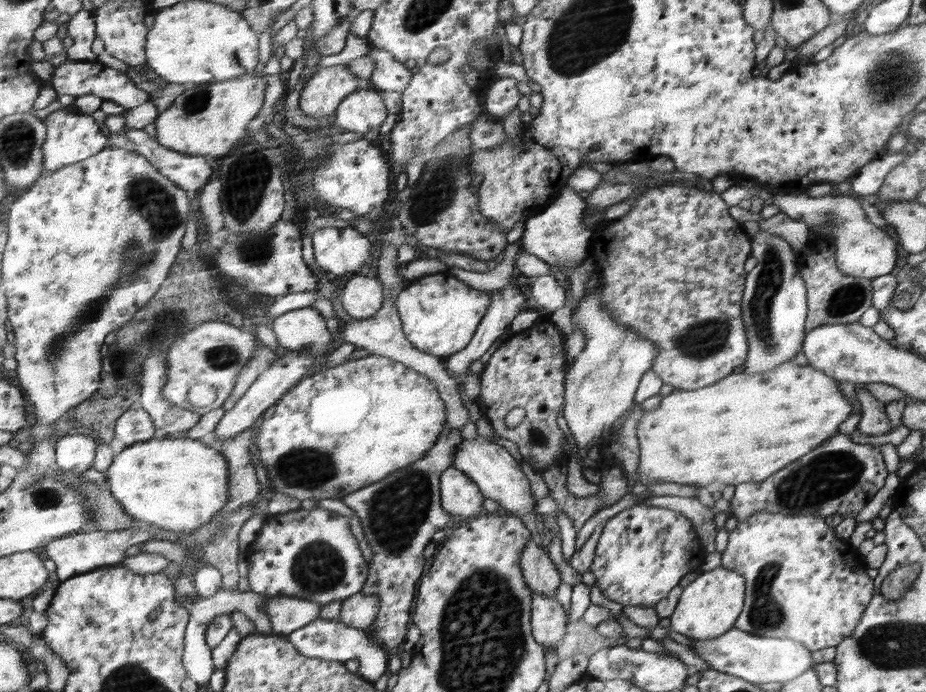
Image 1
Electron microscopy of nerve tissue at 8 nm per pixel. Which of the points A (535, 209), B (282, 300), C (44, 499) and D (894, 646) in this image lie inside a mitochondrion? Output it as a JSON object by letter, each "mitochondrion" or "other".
{"A":"other","B":"other","C":"mitochondrion","D":"mitochondrion"}

